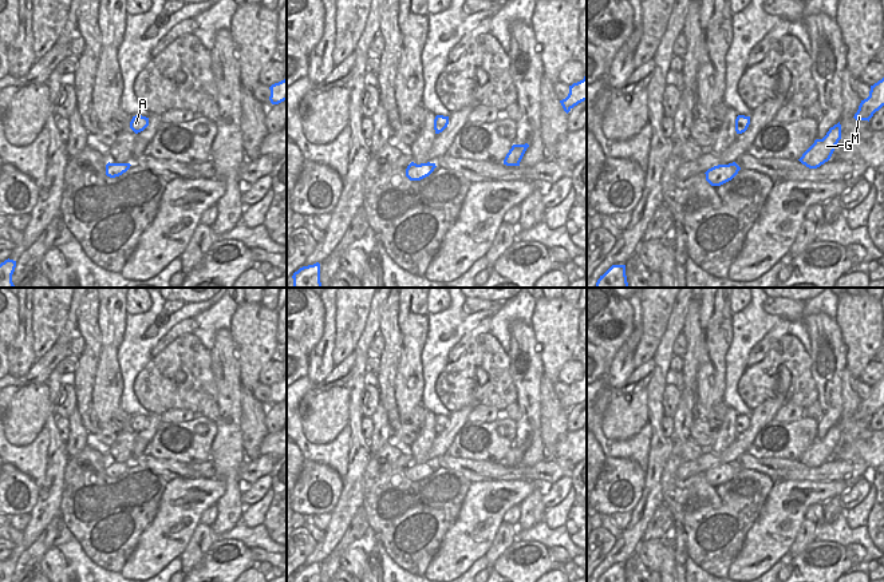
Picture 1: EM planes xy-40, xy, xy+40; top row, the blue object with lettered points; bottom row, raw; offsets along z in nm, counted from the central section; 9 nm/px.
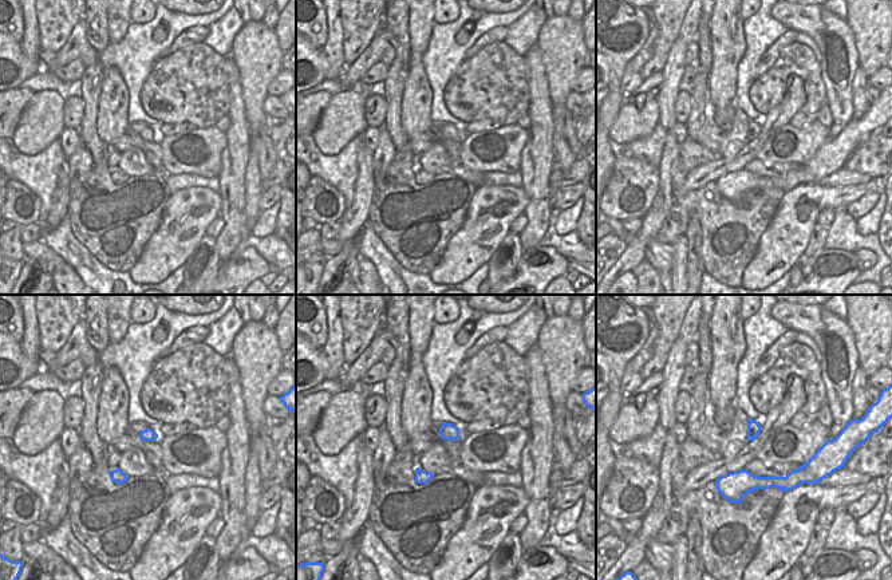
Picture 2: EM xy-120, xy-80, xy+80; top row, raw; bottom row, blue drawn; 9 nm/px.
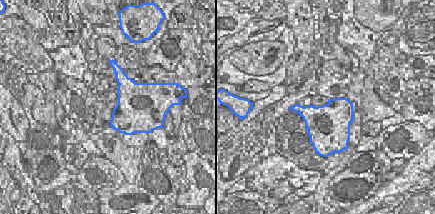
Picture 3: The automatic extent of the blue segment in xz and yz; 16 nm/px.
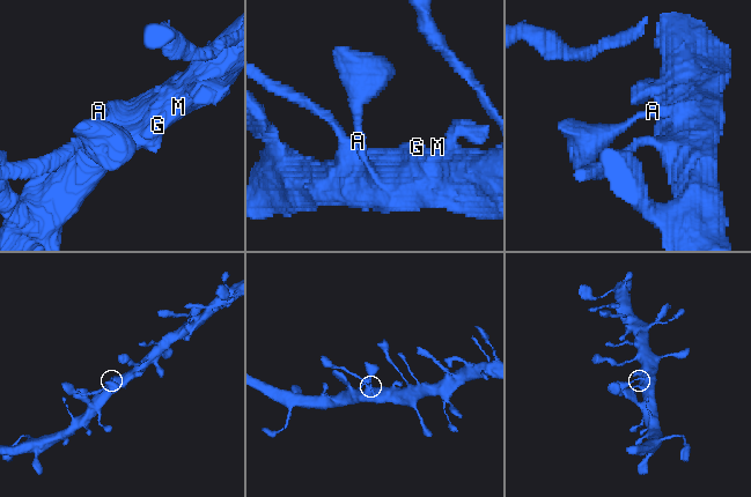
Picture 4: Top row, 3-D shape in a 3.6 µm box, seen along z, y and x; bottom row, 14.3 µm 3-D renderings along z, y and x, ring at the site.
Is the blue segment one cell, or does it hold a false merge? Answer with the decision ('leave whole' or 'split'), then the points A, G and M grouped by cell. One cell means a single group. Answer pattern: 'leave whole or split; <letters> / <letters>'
leave whole; A G M

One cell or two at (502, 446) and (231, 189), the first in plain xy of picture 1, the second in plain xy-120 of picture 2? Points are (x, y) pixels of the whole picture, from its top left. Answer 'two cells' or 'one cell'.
two cells

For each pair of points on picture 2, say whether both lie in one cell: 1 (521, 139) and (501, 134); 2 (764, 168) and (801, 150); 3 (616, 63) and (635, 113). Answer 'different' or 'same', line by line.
1: same
2: different
3: different

